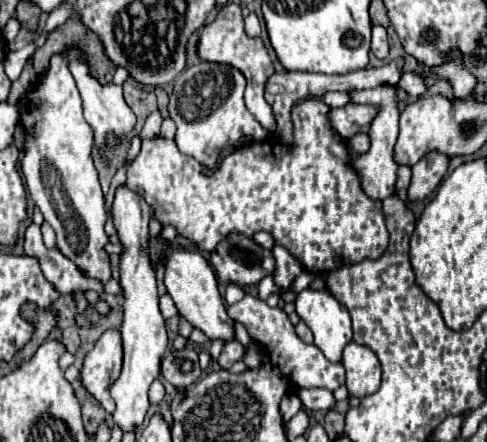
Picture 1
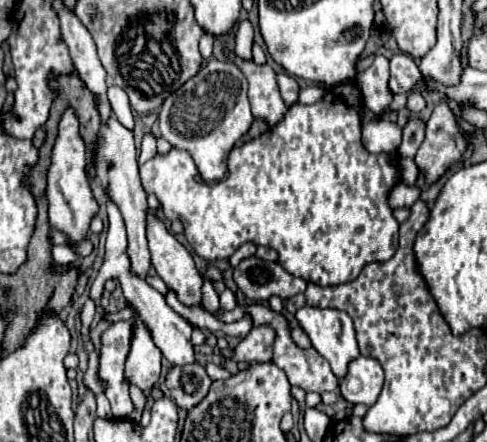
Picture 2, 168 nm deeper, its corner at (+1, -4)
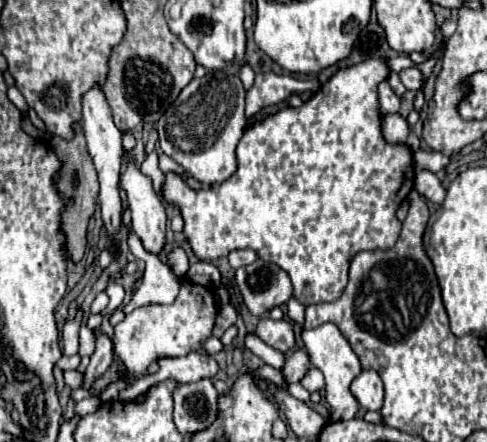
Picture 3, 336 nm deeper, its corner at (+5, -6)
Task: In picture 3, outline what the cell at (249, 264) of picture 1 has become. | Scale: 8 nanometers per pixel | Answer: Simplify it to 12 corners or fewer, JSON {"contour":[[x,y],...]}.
{"contour":[[262,259],[236,269],[252,315],[294,293],[286,271]]}

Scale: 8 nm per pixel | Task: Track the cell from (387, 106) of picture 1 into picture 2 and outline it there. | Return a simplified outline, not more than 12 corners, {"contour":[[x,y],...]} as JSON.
{"contour":[[400,183],[390,193],[392,209],[410,207],[420,197],[418,187]]}

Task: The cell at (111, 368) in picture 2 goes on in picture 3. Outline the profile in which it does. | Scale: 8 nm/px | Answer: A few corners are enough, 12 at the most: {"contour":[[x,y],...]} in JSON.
{"contour":[[182,281],[172,305],[126,315],[112,335],[124,379],[202,349],[214,289]]}

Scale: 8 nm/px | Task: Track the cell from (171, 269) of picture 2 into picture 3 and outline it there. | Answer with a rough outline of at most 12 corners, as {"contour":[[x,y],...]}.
{"contour":[[128,163],[132,227],[154,255],[166,245],[166,211],[152,181]]}

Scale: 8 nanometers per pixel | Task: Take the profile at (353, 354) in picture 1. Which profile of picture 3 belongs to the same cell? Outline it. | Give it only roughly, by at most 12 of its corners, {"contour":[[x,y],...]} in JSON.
{"contour":[[364,369],[350,385],[364,409],[378,411],[384,399],[382,379]]}

